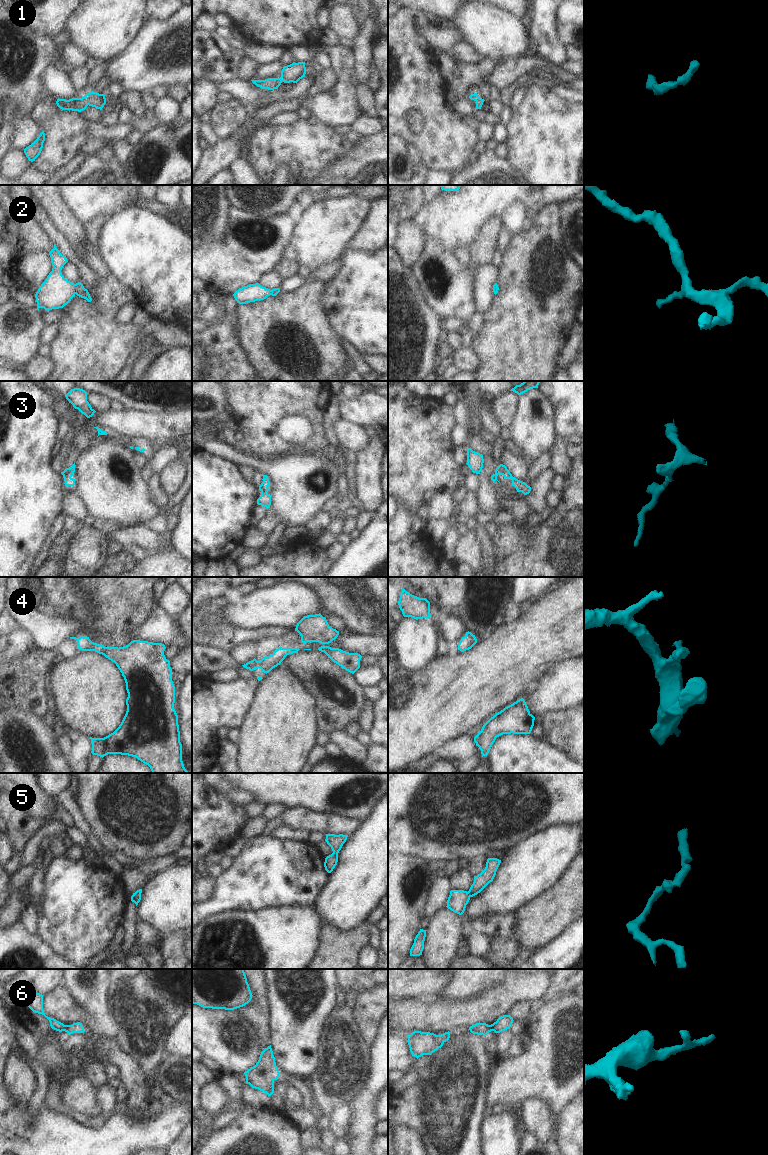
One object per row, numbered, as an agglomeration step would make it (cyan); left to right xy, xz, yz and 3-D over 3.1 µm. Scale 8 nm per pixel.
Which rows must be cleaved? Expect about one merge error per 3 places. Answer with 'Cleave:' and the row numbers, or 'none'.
Cleave: 3

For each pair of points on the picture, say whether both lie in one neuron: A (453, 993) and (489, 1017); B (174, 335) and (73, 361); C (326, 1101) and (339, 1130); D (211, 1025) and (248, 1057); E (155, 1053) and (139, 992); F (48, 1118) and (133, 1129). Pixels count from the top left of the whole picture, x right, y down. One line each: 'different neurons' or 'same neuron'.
A: different neurons
B: same neuron
C: different neurons
D: same neuron
E: same neuron
F: same neuron

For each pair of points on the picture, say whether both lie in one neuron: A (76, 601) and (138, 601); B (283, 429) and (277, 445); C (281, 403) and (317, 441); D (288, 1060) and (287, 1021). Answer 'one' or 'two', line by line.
A: one
B: two
C: one
D: one

